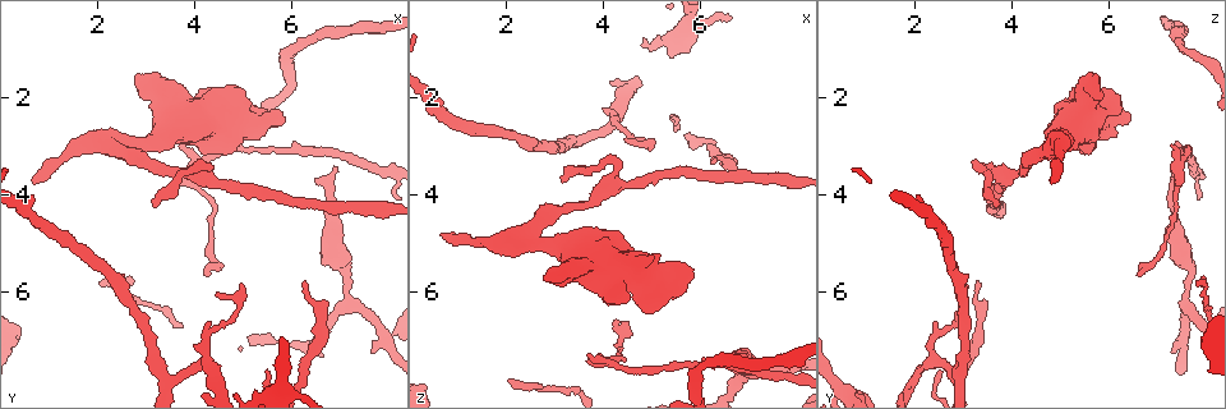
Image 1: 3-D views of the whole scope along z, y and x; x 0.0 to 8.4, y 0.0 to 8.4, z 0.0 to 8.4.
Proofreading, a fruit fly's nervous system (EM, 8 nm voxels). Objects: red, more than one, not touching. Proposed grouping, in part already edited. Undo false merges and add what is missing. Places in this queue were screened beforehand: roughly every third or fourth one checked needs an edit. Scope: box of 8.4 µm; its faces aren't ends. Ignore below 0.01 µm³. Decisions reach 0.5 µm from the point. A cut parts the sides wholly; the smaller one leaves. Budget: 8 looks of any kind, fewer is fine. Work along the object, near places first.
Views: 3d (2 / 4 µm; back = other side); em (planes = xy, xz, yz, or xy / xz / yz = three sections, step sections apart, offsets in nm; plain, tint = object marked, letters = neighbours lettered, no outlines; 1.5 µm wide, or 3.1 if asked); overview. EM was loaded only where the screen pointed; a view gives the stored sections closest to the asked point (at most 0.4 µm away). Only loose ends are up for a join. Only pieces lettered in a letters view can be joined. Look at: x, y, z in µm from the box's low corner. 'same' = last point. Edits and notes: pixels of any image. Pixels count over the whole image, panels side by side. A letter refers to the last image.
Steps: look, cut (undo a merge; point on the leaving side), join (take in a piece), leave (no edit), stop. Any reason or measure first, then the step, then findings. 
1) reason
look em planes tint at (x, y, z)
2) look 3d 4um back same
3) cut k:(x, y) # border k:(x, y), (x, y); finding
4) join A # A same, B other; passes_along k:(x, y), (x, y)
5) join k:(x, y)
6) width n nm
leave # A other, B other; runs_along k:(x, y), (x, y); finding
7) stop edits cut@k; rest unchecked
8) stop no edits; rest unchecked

narrows sharply
look em xy step 4 tint at (6.00, 3.10, 7.45)

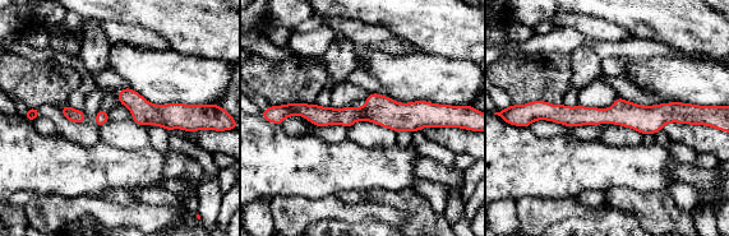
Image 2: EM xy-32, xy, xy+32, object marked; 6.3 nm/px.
cut it another way
look em planes letters same

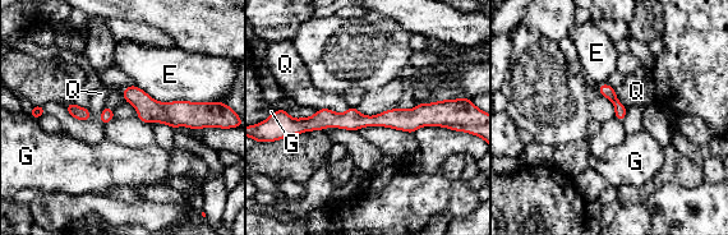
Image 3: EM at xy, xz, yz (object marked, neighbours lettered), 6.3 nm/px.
leave # E other, G other, Q other; runs_along 3:(445, 107), (413, 119), (293, 128); continuous, no second neuron

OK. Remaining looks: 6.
abrupt turn
look 3d 2um back at (3.95, 3.80, 7.45)

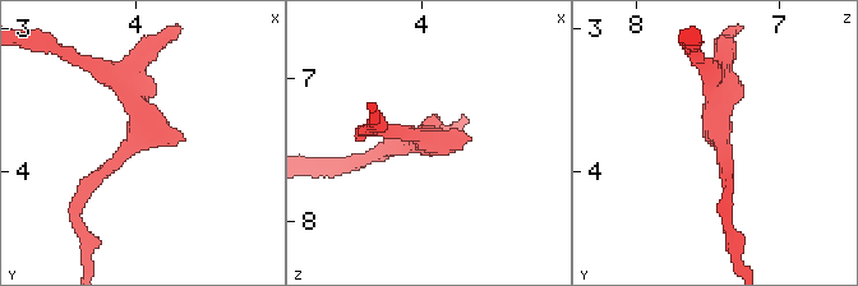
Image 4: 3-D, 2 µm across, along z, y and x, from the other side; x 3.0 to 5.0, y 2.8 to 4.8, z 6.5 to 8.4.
look em planes plain at (3.96, 3.76, 7.40)

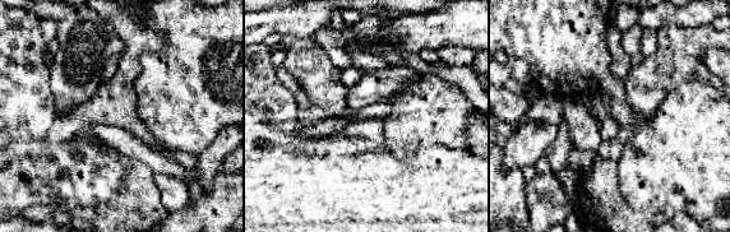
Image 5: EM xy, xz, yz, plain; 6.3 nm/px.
look em planes letters same

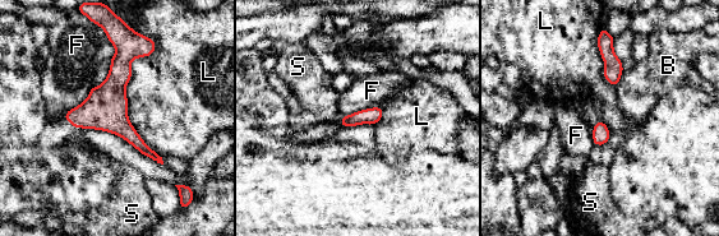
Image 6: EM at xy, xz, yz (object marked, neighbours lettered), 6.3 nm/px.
leave # B other, F other, L other, S other; runs_along 6:(119, 41), (116, 121), (157, 157); all the same neuron

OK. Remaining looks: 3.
look em planes letters at (4.30, 7.40, 2.50)

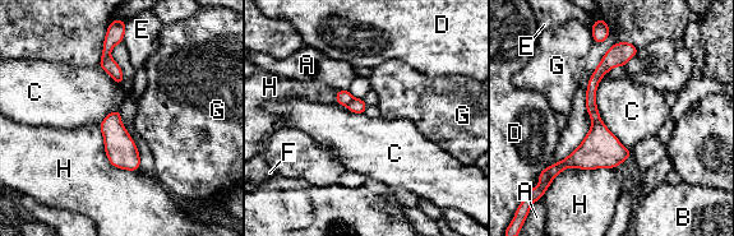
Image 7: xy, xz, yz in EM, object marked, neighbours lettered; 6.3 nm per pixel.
cut 7:(342, 97) # A other, B other, C other, D other, E other, F other, G other, H other; border 7:(352, 97), (345, 105); two neurons meet here

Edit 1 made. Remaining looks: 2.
stop edits cut@7; rest unchecked

